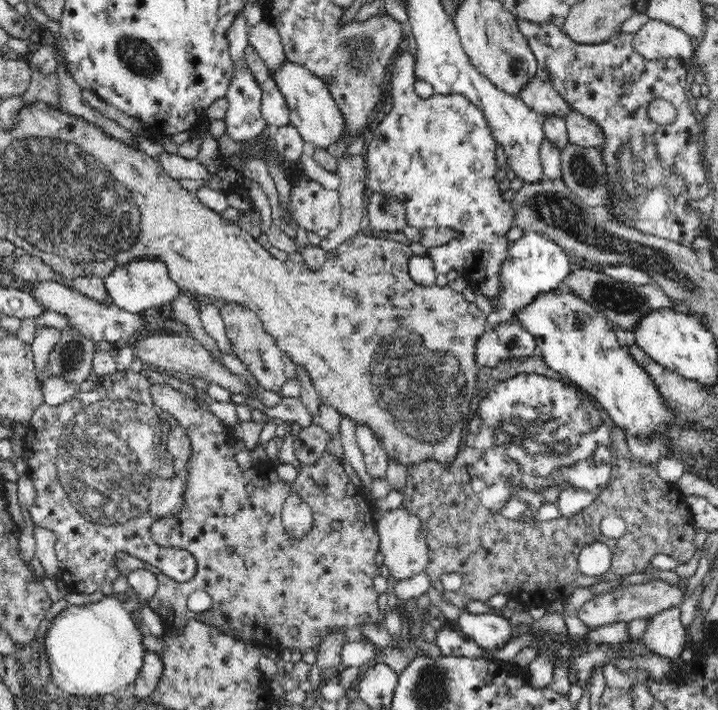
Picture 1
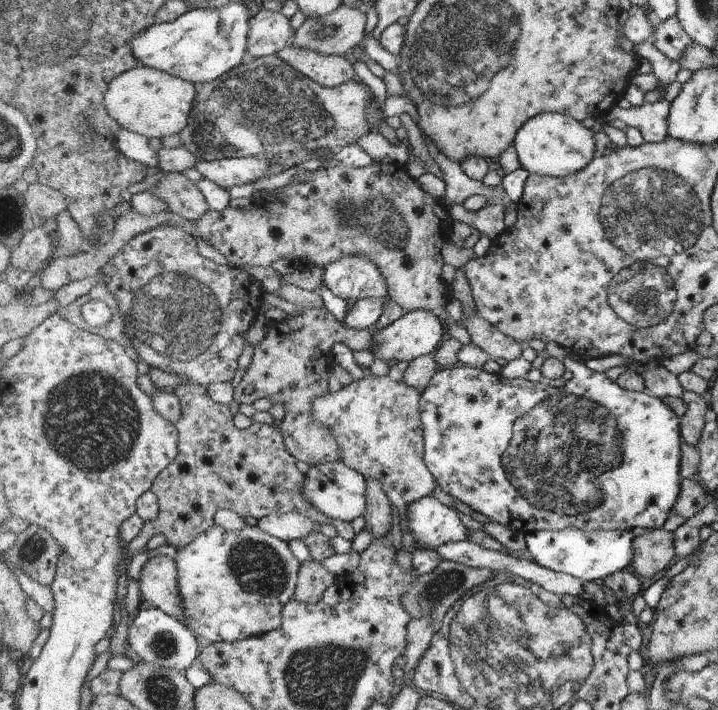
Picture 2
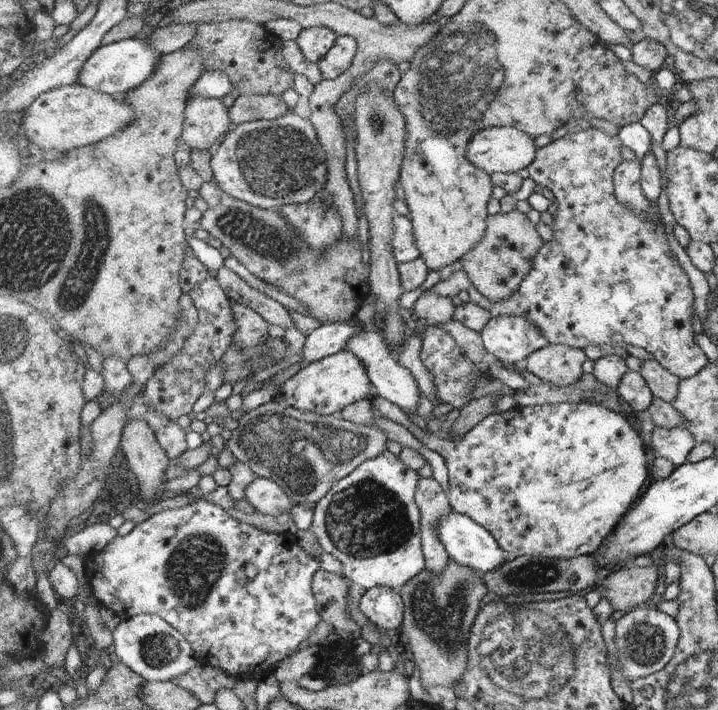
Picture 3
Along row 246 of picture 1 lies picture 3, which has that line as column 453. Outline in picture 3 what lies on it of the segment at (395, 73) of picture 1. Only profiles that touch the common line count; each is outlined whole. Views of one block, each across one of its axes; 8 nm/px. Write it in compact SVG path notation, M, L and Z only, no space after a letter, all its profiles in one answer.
M563 400L553 404L538 404L538 406L517 406L508 412L492 412L484 420L480 420L464 436L448 436L446 433L428 434L422 432L418 426L410 426L410 433L419 439L424 447L437 452L444 459L448 469L448 494L447 500L454 512L467 515L470 520L488 529L496 538L502 550L510 556L510 559L522 556L542 556L543 558L570 559L574 556L592 555L617 531L618 524L629 514L633 508L634 500L640 496L640 488L644 488L648 472L646 472L646 454L640 436L636 430L622 418L620 414L605 408L602 405L592 403L573 403Z

